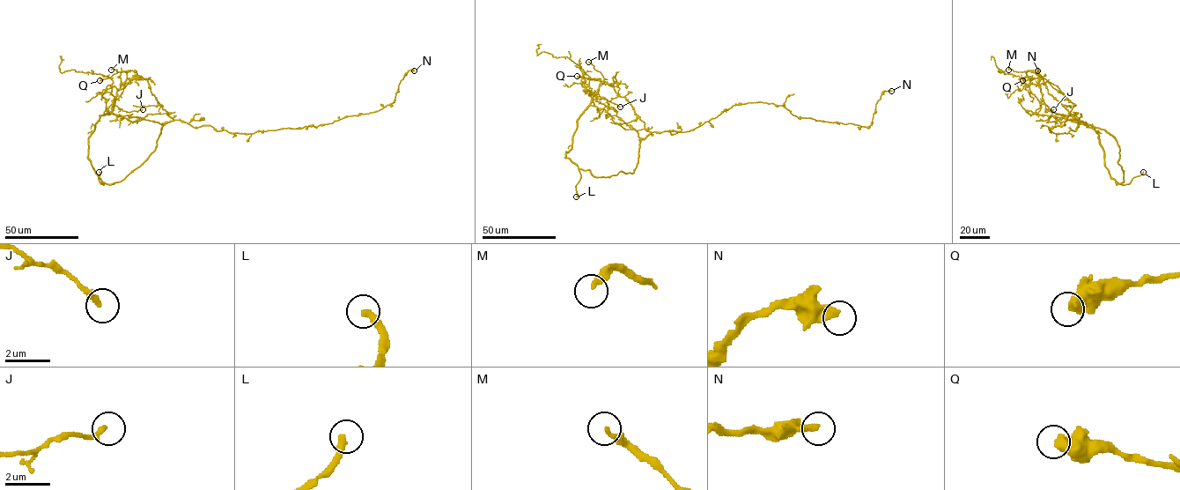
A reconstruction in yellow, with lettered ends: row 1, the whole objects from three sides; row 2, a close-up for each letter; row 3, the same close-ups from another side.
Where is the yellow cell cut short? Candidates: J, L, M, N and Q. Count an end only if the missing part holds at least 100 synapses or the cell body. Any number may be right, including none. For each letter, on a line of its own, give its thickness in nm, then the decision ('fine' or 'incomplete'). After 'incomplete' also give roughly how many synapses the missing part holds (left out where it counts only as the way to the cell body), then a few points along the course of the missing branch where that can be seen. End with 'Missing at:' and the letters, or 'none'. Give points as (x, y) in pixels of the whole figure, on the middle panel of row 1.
J: 240 nm | fine
L: 280 nm | incomplete | (576, 196), (566, 195), (564, 197), (569, 204)
M: 240 nm | fine
N: 360 nm | fine
Q: 550 nm | fine
Missing at: L

